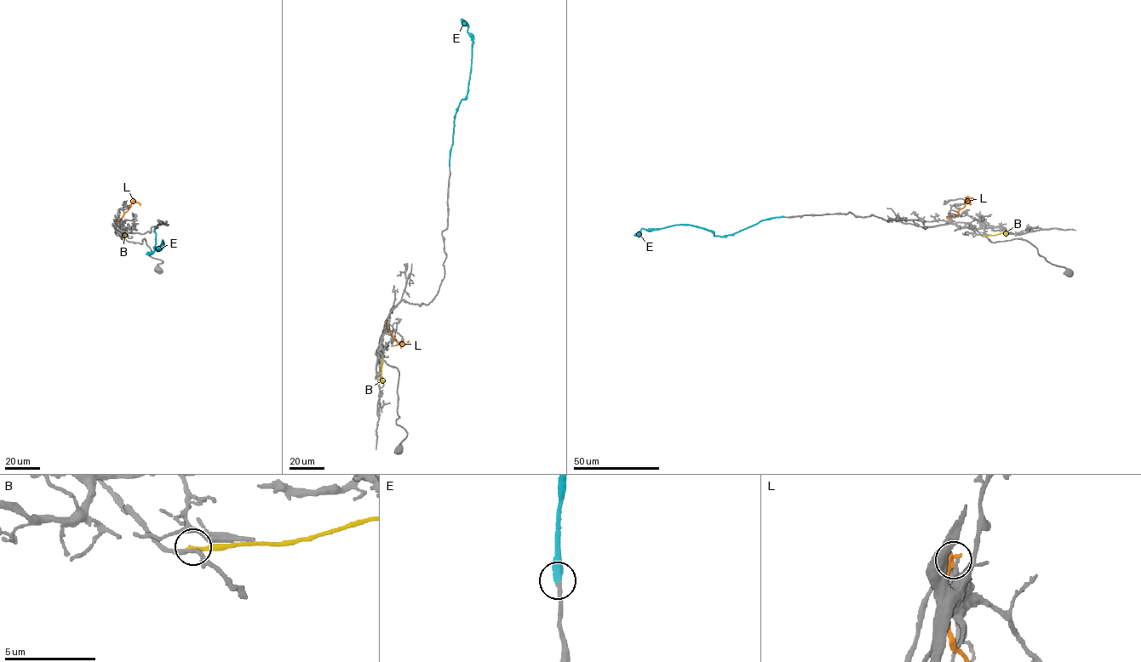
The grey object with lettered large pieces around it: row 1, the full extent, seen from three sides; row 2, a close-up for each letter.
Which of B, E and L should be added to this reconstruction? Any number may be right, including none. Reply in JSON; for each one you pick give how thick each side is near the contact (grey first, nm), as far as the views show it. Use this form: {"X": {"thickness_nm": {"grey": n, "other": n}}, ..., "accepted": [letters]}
{"E": {"thickness_nm": {"grey": 200, "other": 480}}, "accepted": ["E"]}

